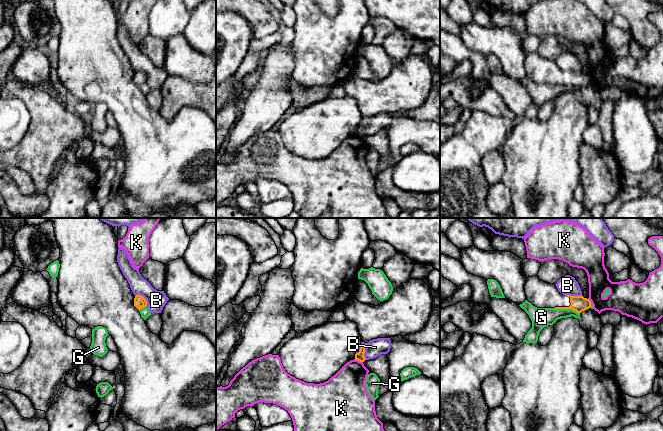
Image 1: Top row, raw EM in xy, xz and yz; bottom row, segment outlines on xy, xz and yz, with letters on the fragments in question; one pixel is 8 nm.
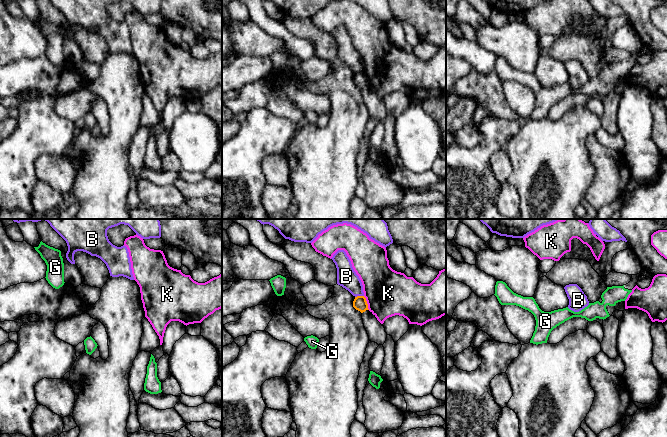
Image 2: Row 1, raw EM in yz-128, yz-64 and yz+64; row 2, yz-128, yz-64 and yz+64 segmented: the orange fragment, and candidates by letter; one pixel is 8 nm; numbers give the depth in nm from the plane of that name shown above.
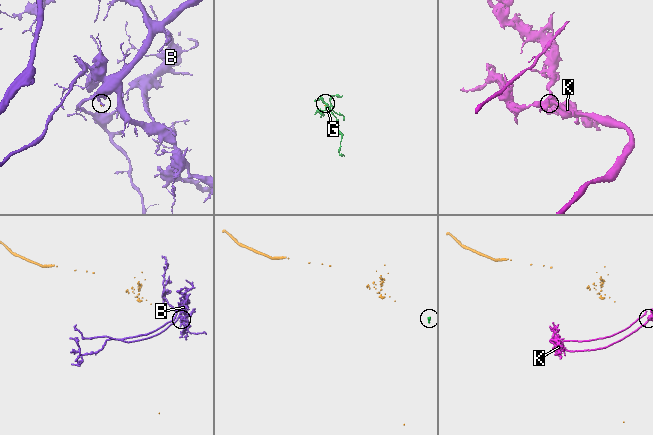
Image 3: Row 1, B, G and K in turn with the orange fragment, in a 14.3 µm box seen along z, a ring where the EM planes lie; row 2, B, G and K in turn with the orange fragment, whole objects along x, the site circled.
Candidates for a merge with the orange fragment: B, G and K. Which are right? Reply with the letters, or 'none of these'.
none of these

